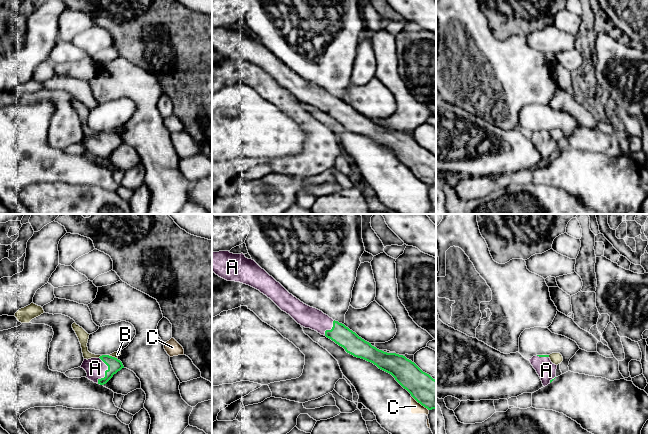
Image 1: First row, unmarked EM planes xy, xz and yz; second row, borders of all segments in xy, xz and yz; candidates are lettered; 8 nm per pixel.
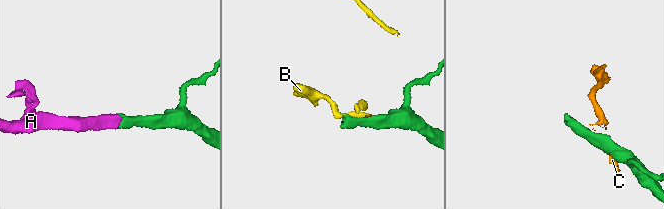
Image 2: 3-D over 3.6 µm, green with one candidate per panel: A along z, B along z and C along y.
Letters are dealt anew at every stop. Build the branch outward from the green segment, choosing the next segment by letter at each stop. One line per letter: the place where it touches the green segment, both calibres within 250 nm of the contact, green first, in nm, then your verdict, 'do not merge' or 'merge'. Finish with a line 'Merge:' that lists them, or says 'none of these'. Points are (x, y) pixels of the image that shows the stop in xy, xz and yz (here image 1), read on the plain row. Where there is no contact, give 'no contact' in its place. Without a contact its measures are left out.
A: meets green in xy at (105, 147); 110 nm thick on the green side, 160 nm on the other; merge
B: meets green in xy at (100, 132); 110 nm thick on the green side, 90 nm on the other; do not merge
C: meets green in xz at (420, 179); 240 nm thick on the green side, 100 nm on the other; do not merge
Merge: A

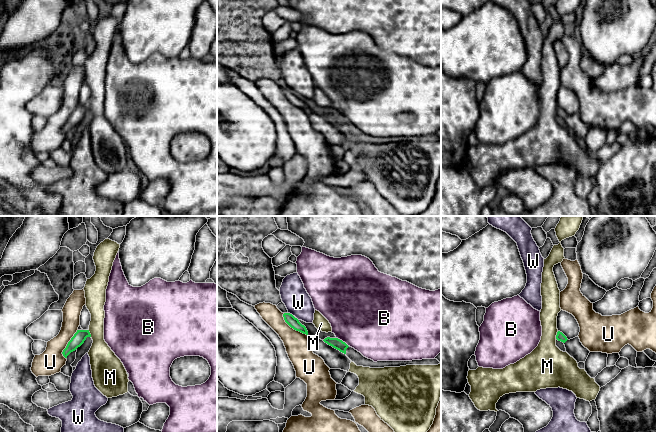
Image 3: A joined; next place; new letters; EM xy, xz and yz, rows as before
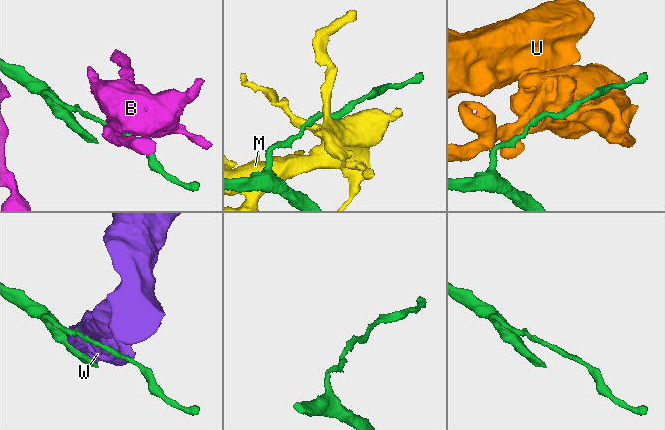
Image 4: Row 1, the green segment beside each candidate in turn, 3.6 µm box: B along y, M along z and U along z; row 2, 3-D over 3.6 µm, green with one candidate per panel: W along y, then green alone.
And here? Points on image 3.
B: meets green in xz at (341, 116); 90 nm thick on the green side, 500 nm on the other; do not merge
M: meets green in yz at (556, 111); 70 nm thick on the green side, 320 nm on the other; do not merge
U: meets green in xz at (293, 104); 90 nm thick on the green side, 190 nm on the other; do not merge
W: meets green in xz at (291, 90); 90 nm thick on the green side, 200 nm on the other; do not merge
Merge: none of these

